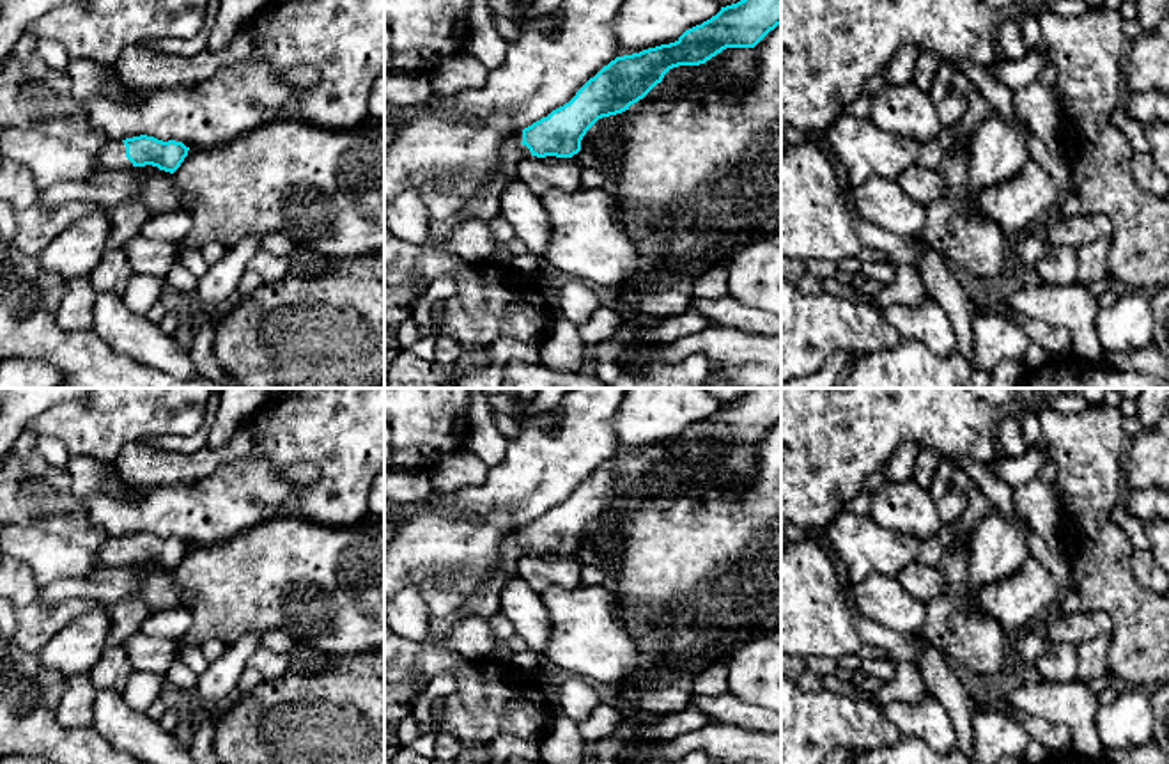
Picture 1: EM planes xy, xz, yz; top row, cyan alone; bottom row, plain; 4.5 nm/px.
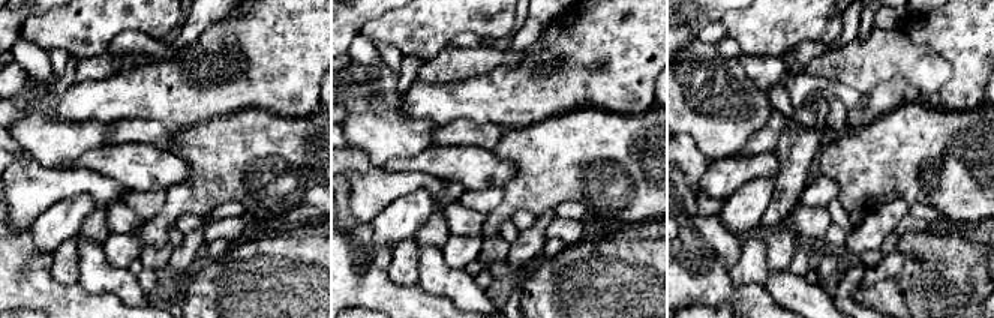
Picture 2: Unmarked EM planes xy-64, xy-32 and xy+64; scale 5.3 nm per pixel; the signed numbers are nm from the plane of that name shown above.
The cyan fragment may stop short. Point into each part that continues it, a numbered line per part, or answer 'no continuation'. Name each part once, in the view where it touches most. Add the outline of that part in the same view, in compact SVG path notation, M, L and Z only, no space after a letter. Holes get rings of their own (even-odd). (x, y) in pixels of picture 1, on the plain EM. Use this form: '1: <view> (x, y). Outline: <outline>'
1: xy (112, 553). Outline: M106 537L96 553L97 569L126 567L133 560L126 555L126 542L122 537Z

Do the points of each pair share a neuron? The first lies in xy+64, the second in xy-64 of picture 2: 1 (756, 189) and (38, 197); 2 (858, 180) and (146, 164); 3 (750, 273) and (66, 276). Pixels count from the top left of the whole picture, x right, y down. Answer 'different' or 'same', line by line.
1: different
2: different
3: same

